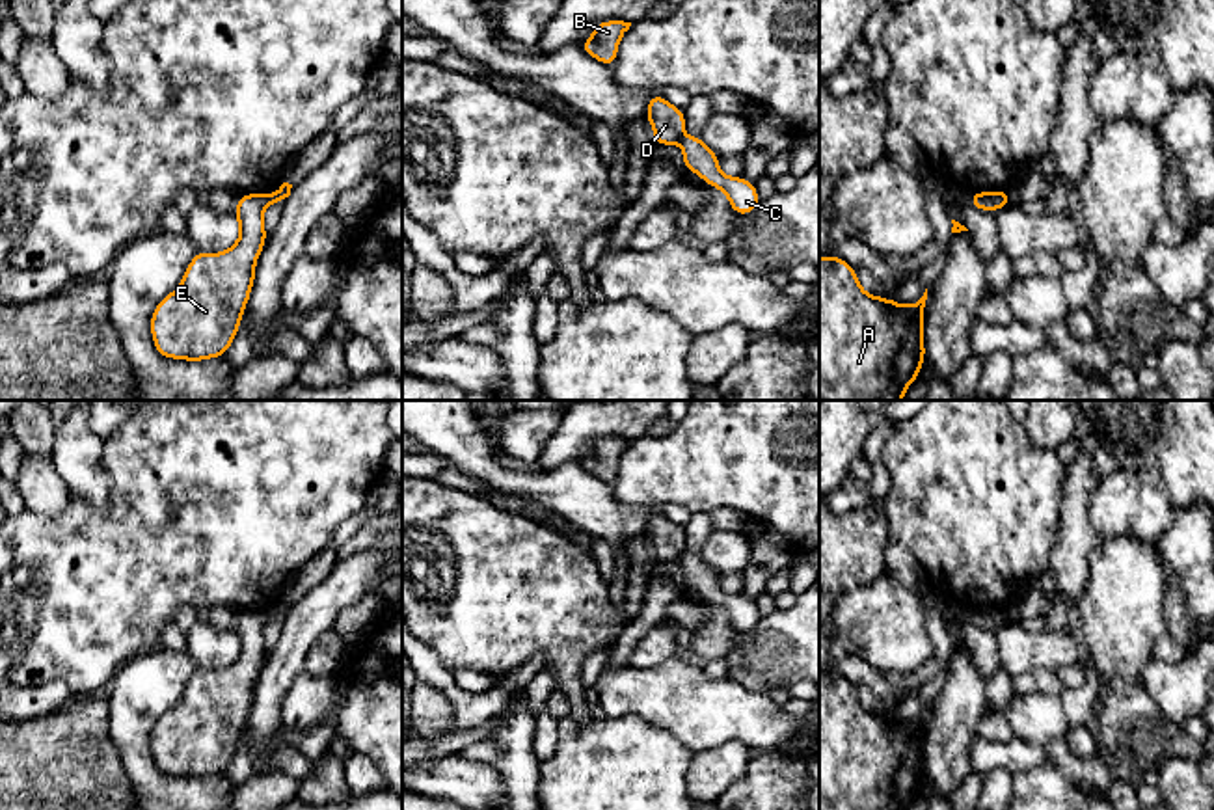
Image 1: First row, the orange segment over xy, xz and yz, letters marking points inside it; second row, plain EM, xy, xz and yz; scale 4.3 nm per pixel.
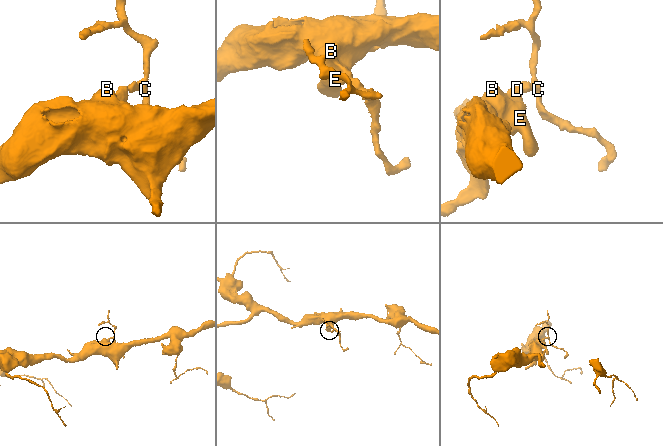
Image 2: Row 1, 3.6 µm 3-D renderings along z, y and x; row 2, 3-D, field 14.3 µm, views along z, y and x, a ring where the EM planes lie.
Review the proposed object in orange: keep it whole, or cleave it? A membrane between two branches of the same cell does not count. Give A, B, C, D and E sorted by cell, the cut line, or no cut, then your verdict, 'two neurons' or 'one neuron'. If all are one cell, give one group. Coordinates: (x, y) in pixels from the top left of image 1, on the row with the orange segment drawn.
A B D E / C; cut in xy along (265, 196), (269, 203); two neurons

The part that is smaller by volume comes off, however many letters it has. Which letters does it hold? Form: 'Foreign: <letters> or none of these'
Foreign: C

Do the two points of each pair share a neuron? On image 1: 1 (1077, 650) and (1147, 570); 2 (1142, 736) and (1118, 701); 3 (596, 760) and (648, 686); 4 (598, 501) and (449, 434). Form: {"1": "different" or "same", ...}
{"1": "different", "2": "same", "3": "different", "4": "same"}

